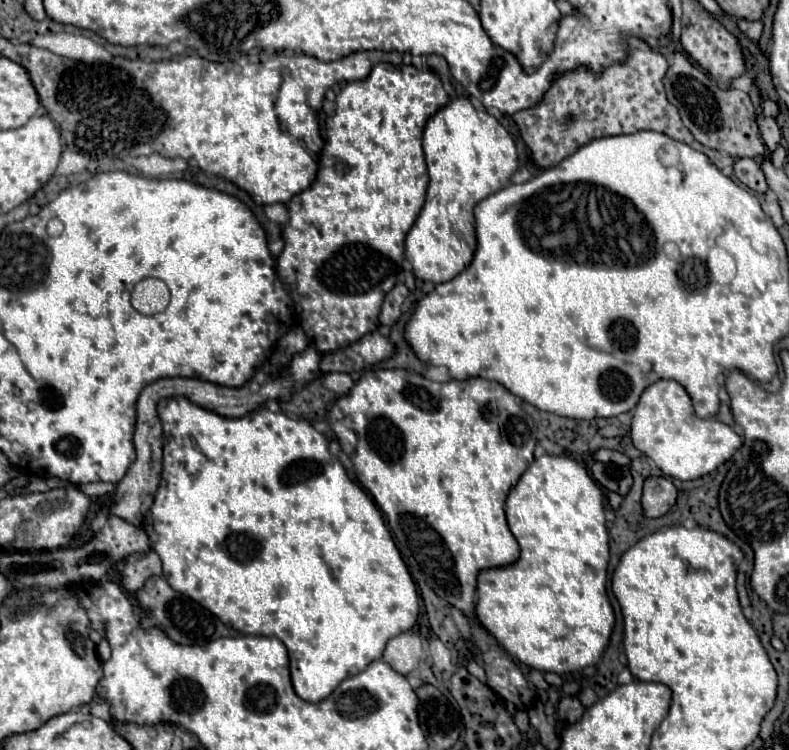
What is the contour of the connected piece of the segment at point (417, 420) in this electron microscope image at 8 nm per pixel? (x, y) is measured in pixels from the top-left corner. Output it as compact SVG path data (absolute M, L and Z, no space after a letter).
M370 369L326 413L342 451L354 463L358 481L386 513L396 547L412 577L424 581L446 605L458 607L468 617L474 617L478 571L504 567L520 555L506 523L504 501L510 487L516 485L534 459L536 423L526 411L522 417L522 411L512 393L500 383L482 377L436 383L406 369Z

